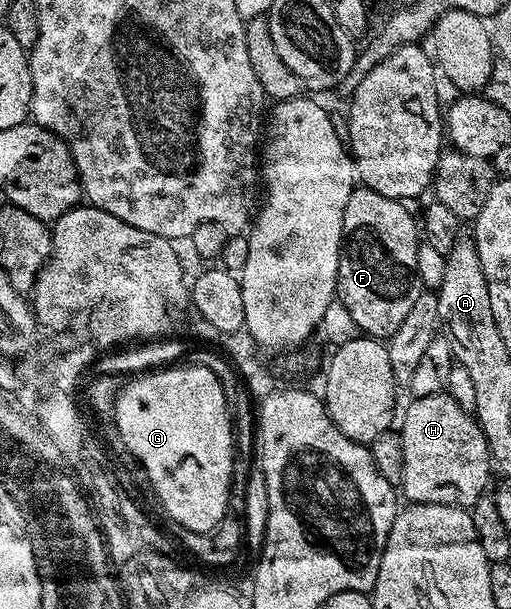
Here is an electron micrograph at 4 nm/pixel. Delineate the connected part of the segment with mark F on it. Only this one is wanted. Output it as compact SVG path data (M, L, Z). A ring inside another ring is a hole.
M359 185L348 196L342 221L342 247L338 253L337 301L348 308L363 335L388 340L404 324L416 296L424 292L416 272L420 222L409 218L405 201L380 196L367 186Z

